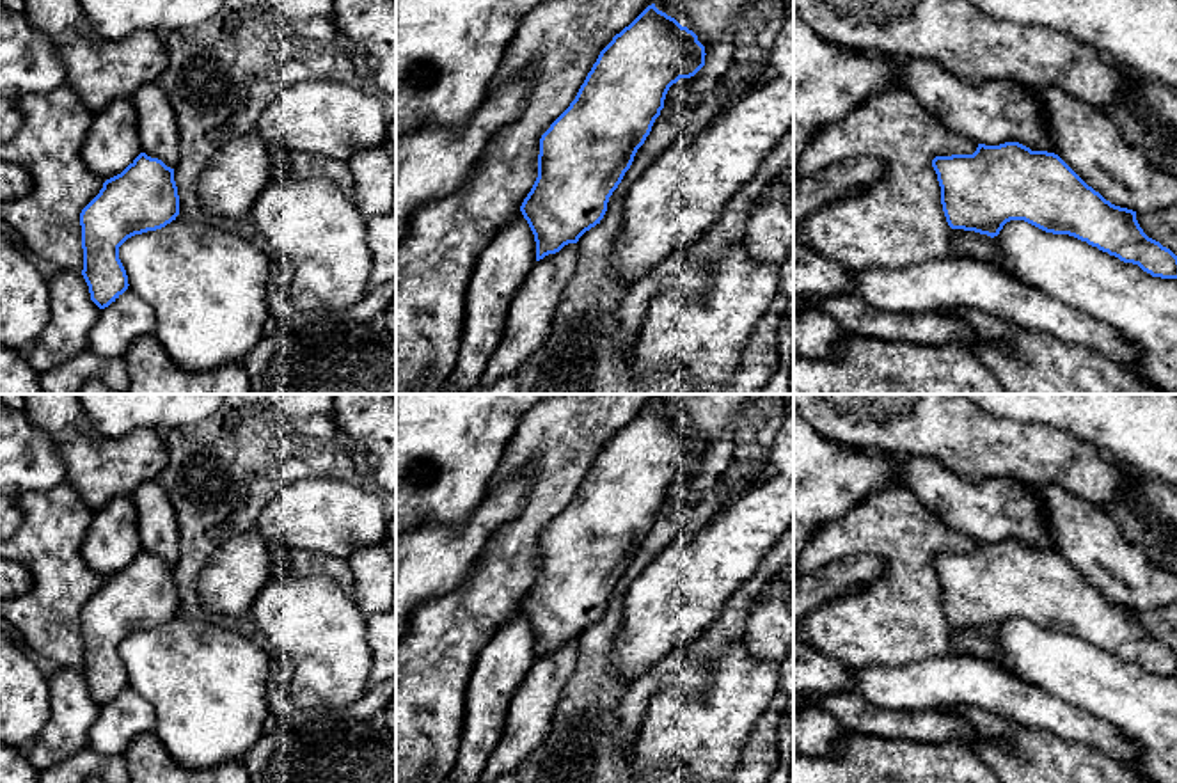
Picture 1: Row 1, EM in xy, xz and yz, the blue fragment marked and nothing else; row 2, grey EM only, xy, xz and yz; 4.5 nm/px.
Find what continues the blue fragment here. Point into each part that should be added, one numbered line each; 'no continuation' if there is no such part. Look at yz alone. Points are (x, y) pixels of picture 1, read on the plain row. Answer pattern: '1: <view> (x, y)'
1: yz (993, 510)

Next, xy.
1: xy (112, 540)

